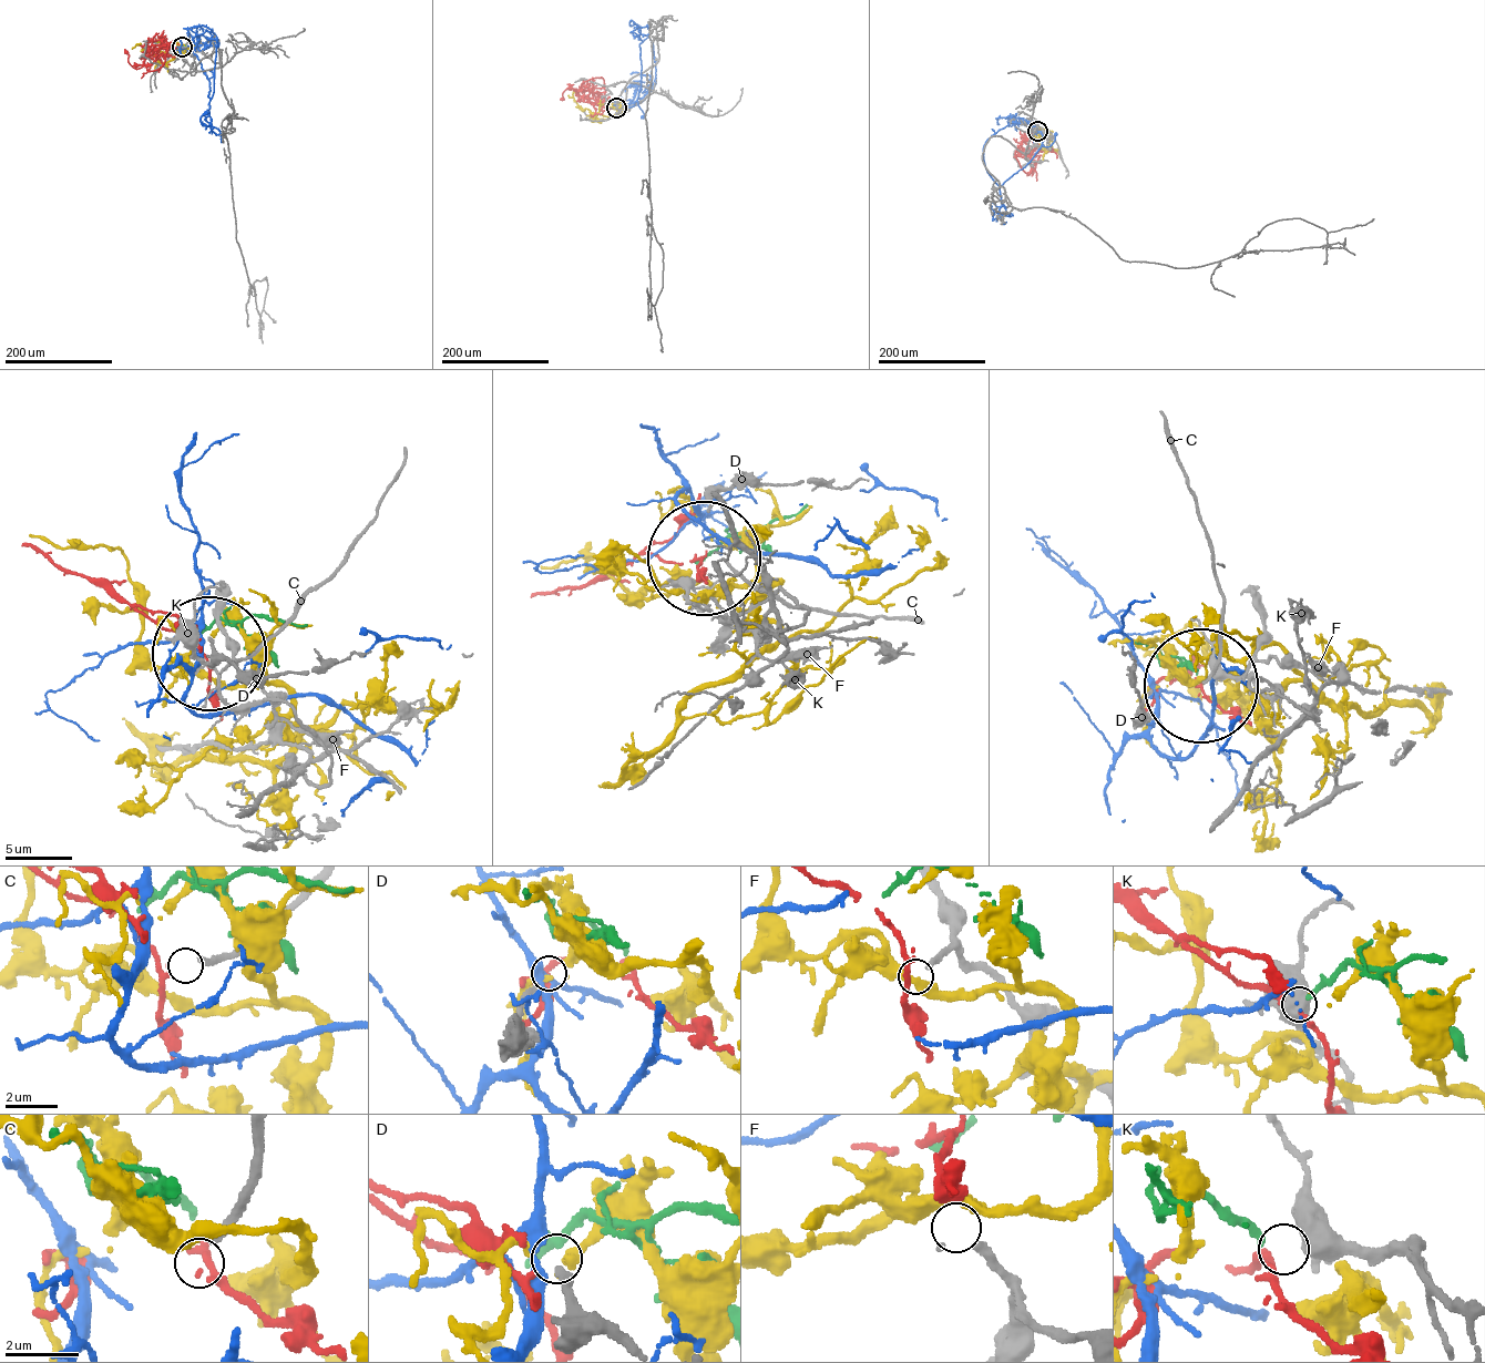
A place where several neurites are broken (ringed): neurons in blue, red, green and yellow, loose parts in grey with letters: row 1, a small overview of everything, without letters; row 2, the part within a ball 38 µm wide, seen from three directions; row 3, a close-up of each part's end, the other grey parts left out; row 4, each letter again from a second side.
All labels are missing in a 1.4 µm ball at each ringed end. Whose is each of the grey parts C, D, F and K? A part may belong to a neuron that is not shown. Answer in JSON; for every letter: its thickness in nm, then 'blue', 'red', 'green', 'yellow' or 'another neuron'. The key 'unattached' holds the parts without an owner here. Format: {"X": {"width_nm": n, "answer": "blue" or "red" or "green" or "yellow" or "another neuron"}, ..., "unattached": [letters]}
{"C": {"width_nm": 240, "answer": "another neuron"}, "D": {"width_nm": 200, "answer": "yellow"}, "F": {"width_nm": 240, "answer": "another neuron"}, "K": {"width_nm": 600, "answer": "green"}, "unattached": ["C", "F"]}

